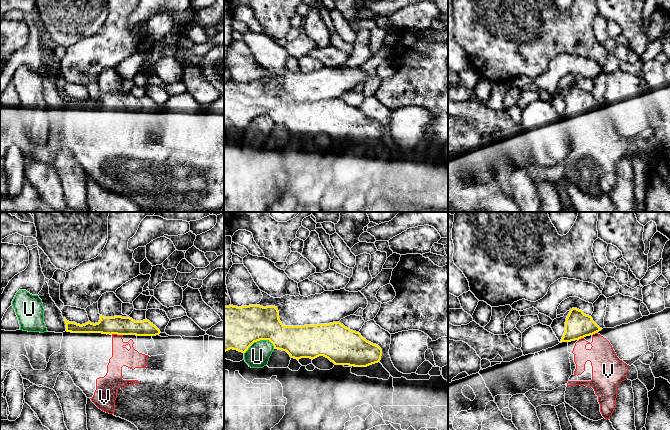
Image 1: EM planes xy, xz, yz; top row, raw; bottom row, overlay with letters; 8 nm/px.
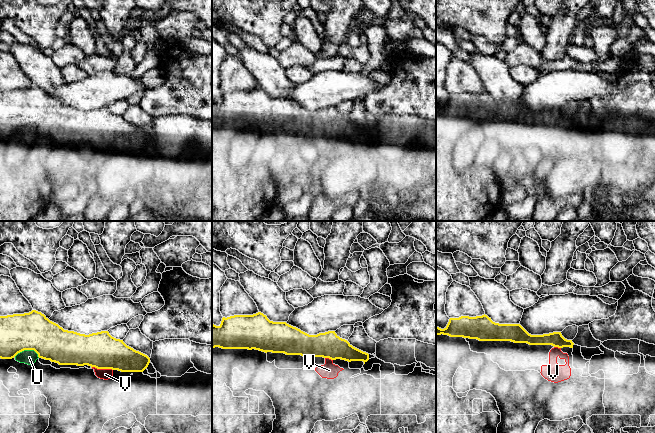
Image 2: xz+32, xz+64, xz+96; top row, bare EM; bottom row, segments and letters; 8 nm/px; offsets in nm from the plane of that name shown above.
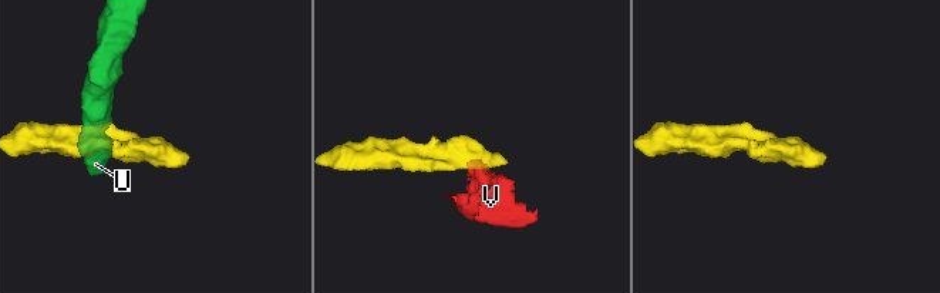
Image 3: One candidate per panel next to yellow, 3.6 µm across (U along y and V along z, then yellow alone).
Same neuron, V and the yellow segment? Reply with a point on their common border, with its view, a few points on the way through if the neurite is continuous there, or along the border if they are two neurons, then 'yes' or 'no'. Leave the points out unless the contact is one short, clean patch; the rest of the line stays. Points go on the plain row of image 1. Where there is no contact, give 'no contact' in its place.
xy (117, 110) | across xy (119, 101), (117, 103), (117, 110), (117, 125), (121, 132) | yes

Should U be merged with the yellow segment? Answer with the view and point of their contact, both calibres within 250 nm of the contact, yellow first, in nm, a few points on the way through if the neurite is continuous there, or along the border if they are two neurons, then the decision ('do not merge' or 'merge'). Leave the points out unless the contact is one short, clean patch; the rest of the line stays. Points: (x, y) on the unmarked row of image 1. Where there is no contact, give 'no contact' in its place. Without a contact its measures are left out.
xz (258, 116) | 360/190 nm | along xz (274, 122), (268, 116), (257, 116), (244, 129) | do not merge

